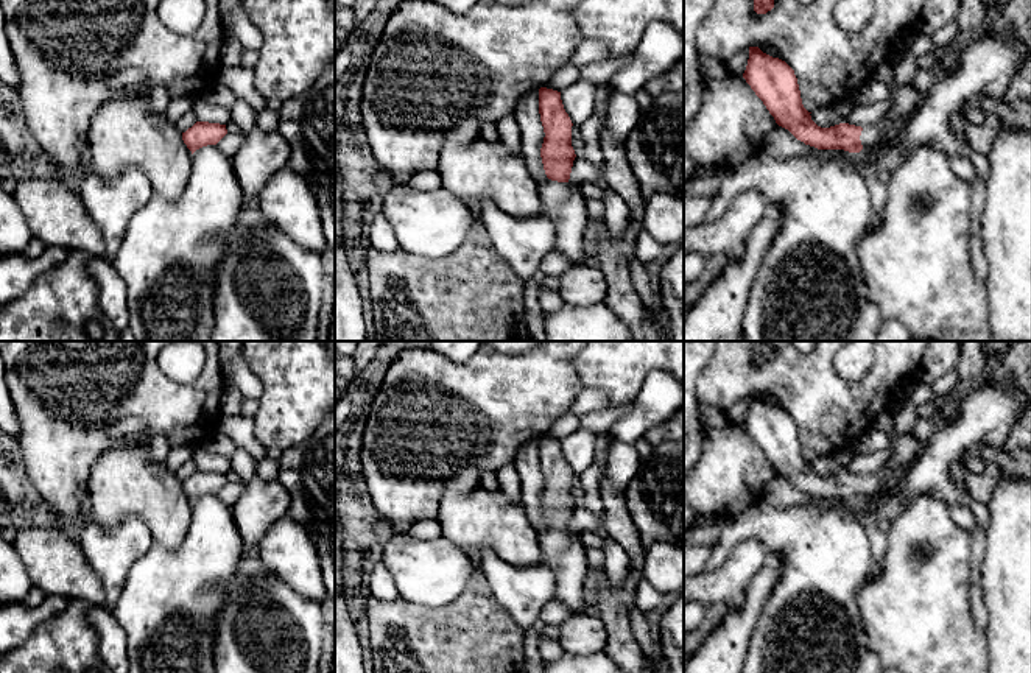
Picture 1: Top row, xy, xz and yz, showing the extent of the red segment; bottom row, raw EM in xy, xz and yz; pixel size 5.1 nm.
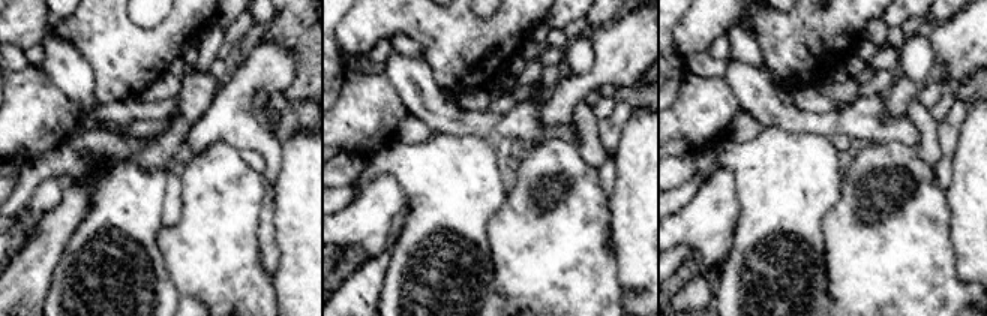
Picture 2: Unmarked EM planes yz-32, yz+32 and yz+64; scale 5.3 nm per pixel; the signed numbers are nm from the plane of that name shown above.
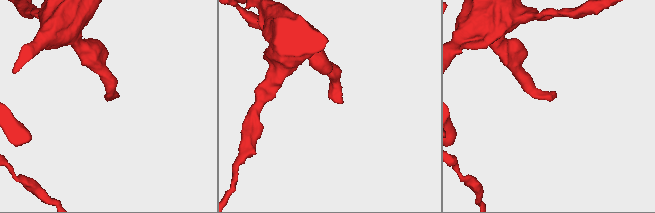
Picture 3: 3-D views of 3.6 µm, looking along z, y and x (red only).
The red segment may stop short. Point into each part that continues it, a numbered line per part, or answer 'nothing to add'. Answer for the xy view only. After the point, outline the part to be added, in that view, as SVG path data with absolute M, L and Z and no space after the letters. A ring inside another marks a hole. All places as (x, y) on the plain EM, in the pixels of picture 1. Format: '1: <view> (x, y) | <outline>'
nothing to add

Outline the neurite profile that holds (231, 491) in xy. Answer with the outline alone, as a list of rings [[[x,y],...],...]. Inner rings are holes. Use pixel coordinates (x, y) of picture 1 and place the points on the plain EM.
[[[227,481],[218,492],[216,497],[226,505],[232,506],[245,492],[245,481]]]

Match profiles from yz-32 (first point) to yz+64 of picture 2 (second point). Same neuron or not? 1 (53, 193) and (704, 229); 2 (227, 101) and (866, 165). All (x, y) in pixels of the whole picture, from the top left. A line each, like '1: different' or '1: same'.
1: same
2: different

